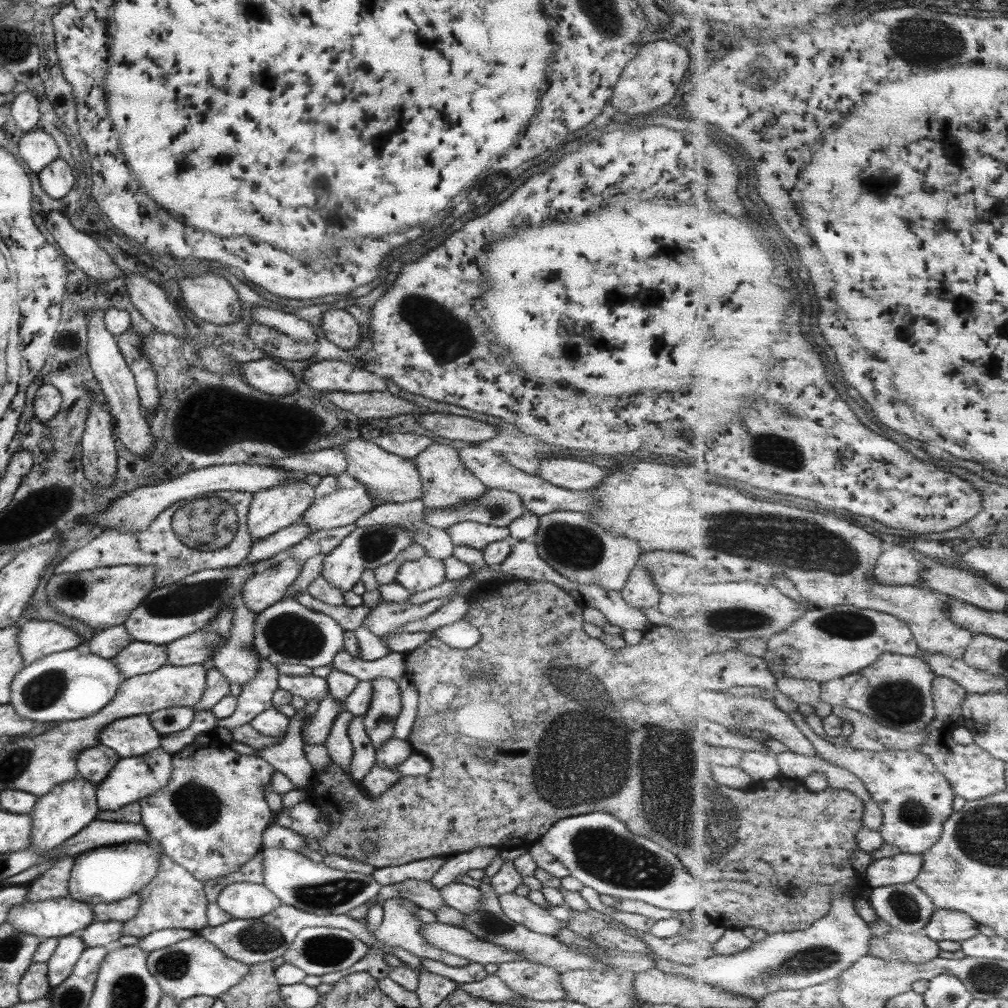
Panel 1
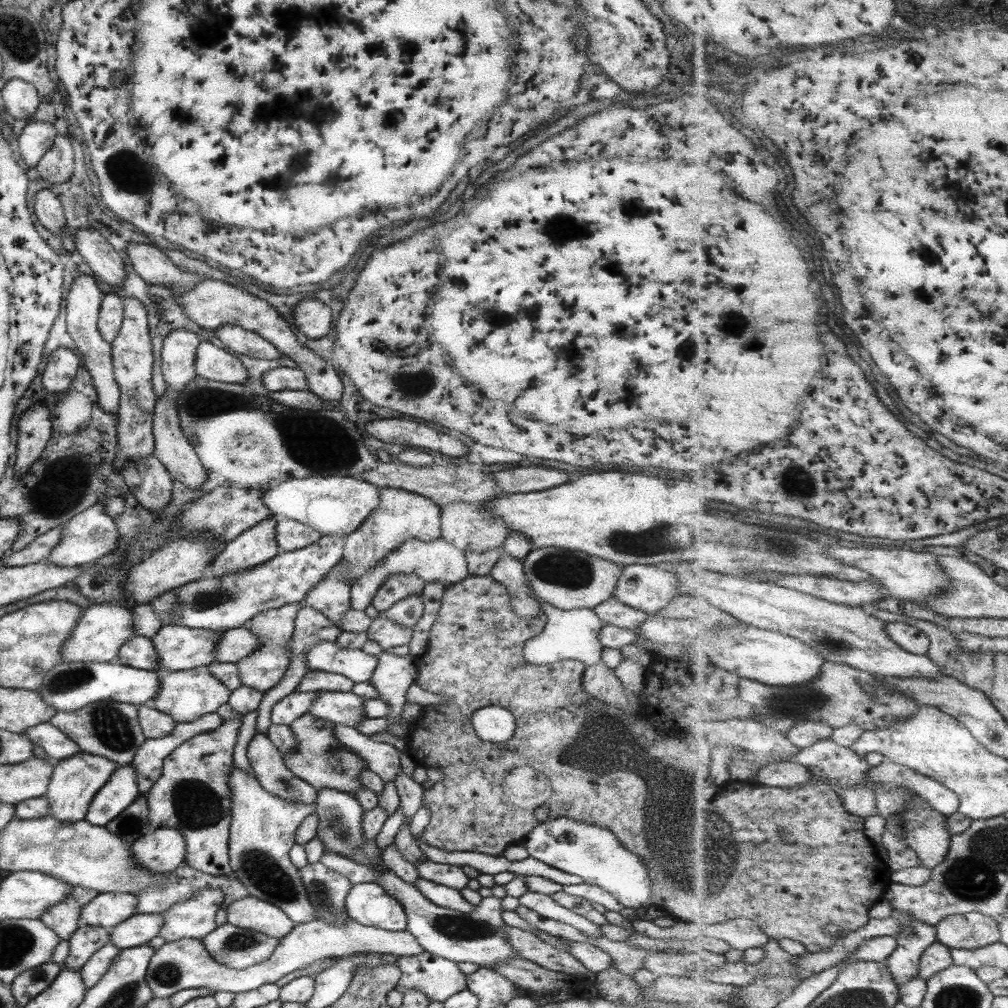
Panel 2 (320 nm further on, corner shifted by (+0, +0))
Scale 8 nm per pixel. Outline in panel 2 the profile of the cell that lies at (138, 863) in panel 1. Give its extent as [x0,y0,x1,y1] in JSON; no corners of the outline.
[130,828,186,873]

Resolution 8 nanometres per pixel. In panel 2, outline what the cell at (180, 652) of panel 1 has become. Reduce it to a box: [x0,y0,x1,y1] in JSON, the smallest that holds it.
[214,626,258,663]

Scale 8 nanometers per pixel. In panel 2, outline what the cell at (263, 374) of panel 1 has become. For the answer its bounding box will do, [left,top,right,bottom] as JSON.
[194,341,247,384]

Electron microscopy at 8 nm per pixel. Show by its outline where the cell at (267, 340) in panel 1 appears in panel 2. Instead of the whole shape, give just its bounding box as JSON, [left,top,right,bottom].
[214,325,281,360]

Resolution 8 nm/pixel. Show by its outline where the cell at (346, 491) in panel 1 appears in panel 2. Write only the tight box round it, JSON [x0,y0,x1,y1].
[275,517,319,552]

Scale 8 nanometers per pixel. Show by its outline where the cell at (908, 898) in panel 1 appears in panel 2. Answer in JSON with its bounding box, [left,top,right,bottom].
[885,914,938,986]

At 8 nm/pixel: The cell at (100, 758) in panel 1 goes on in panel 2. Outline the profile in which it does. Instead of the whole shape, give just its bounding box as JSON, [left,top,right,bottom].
[23,722,81,762]

